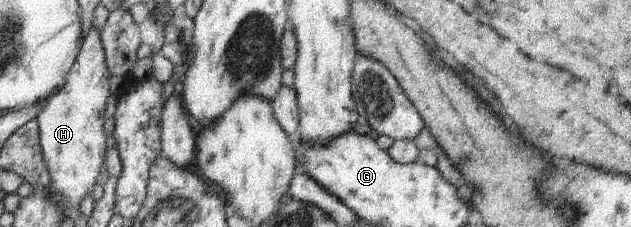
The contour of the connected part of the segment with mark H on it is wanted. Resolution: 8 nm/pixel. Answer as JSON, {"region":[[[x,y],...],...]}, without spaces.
{"region":[[[91,27],[81,41],[76,61],[66,74],[64,85],[41,103],[41,110],[37,113],[41,152],[51,183],[58,189],[56,197],[63,206],[80,204],[85,195],[92,194],[97,184],[107,153],[104,110],[111,94],[110,76],[100,32]]]}

